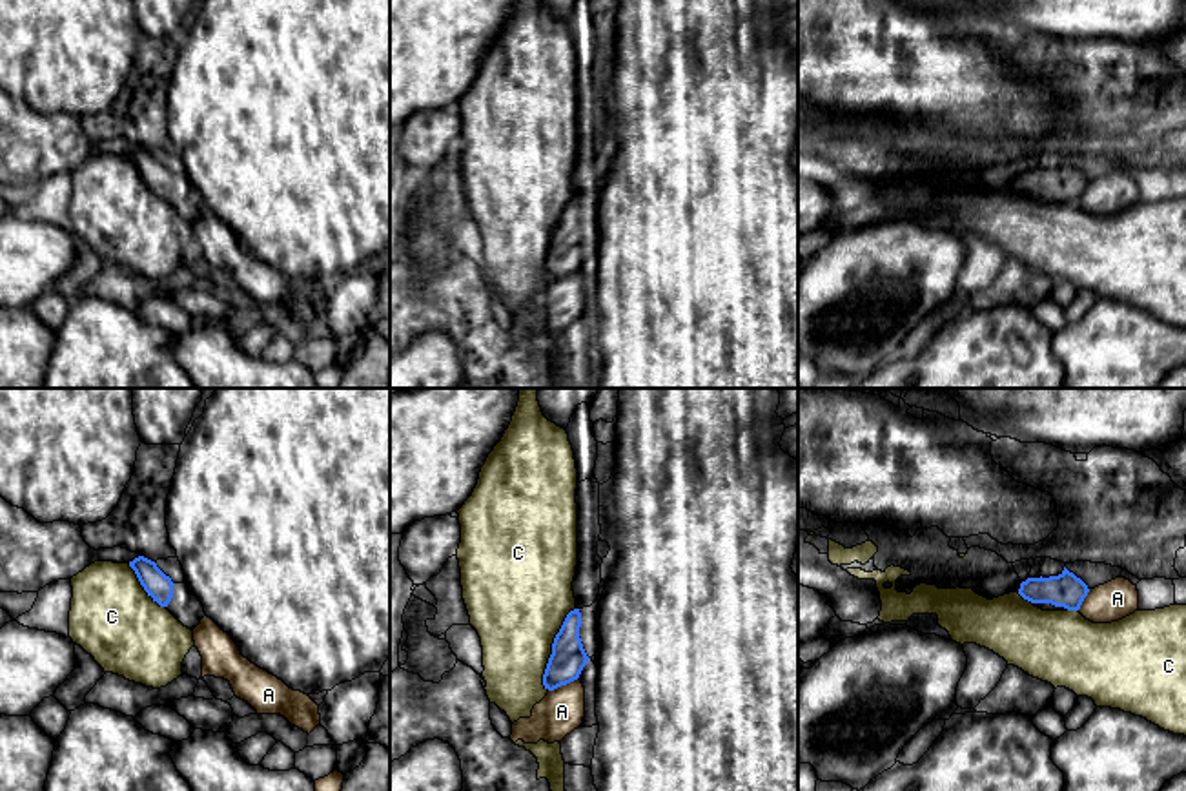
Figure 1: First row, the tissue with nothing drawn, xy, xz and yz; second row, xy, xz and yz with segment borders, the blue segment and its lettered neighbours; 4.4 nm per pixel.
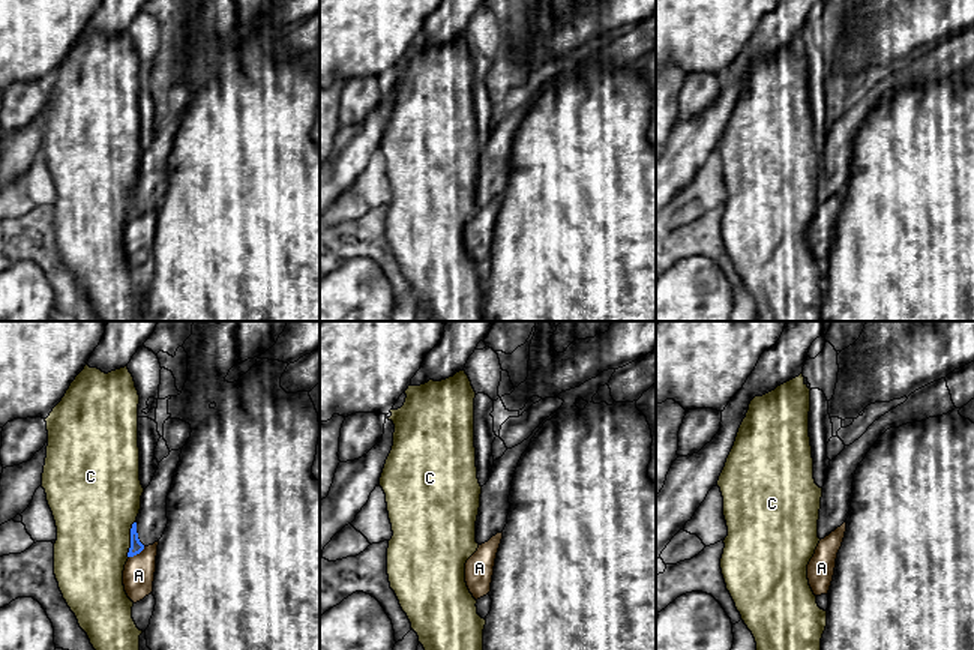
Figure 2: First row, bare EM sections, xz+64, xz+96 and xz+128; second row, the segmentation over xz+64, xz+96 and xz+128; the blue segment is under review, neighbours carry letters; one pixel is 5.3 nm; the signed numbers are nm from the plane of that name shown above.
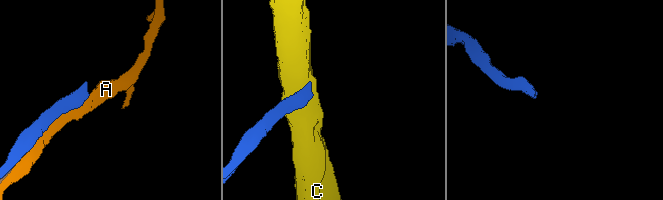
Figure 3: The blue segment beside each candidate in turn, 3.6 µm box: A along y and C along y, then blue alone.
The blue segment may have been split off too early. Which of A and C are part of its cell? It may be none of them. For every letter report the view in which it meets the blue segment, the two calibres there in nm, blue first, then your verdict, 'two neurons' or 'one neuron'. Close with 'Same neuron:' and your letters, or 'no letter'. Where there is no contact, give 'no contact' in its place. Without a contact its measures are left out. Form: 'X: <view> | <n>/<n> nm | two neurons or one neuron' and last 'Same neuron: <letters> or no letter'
A: xz | 160/200 nm | two neurons
C: xz | 160/420 nm | two neurons
Same neuron: no letter

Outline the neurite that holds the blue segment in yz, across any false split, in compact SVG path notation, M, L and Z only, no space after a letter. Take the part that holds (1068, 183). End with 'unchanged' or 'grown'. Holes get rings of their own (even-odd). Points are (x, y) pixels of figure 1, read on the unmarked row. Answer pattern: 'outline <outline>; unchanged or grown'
outline M1066 159L1058 168L1028 170L1018 186L1042 202L1079 202L1088 188L1088 177Z; grown

